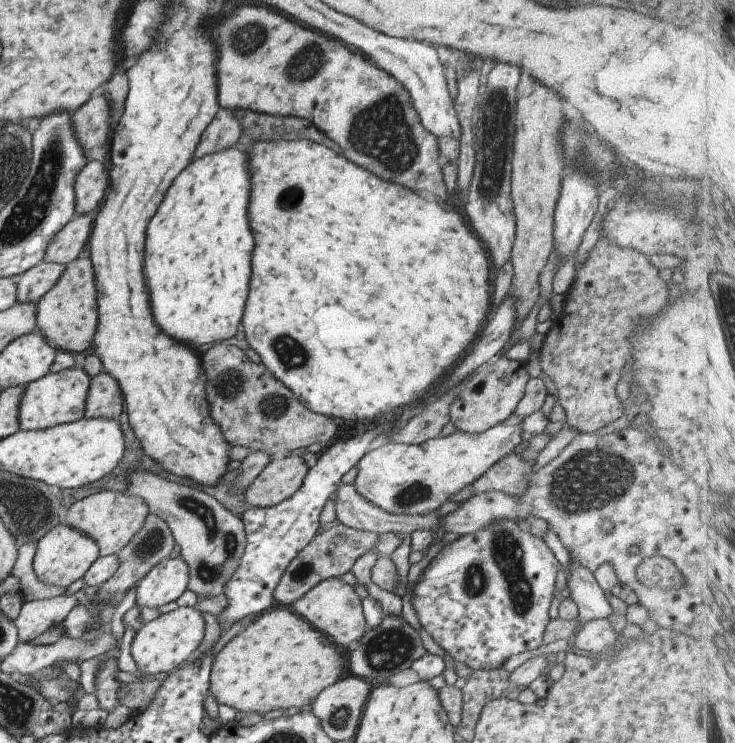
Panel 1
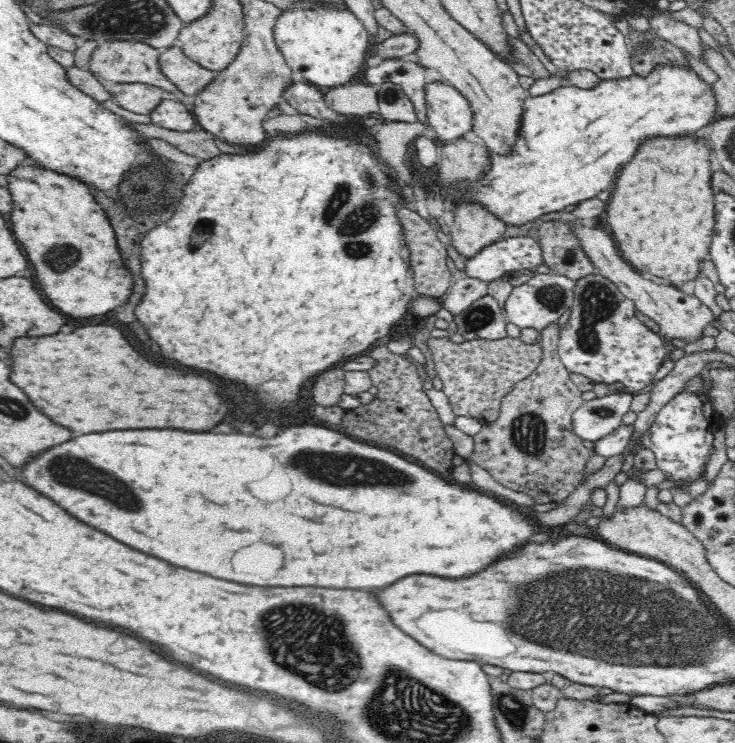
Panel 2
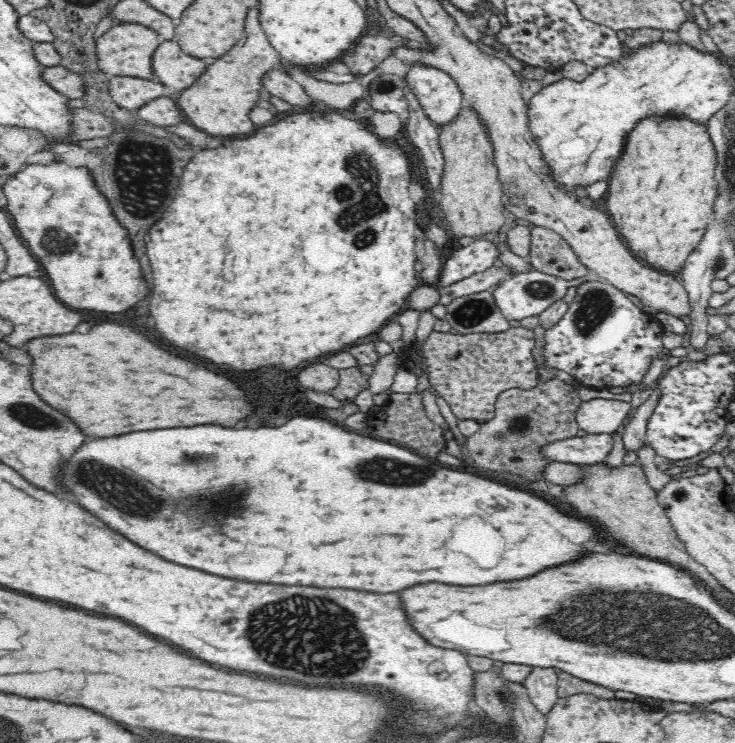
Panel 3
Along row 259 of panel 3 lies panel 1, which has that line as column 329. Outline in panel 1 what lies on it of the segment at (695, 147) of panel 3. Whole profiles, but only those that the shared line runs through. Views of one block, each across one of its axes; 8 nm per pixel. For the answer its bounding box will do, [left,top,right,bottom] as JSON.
[209,608,344,715]

